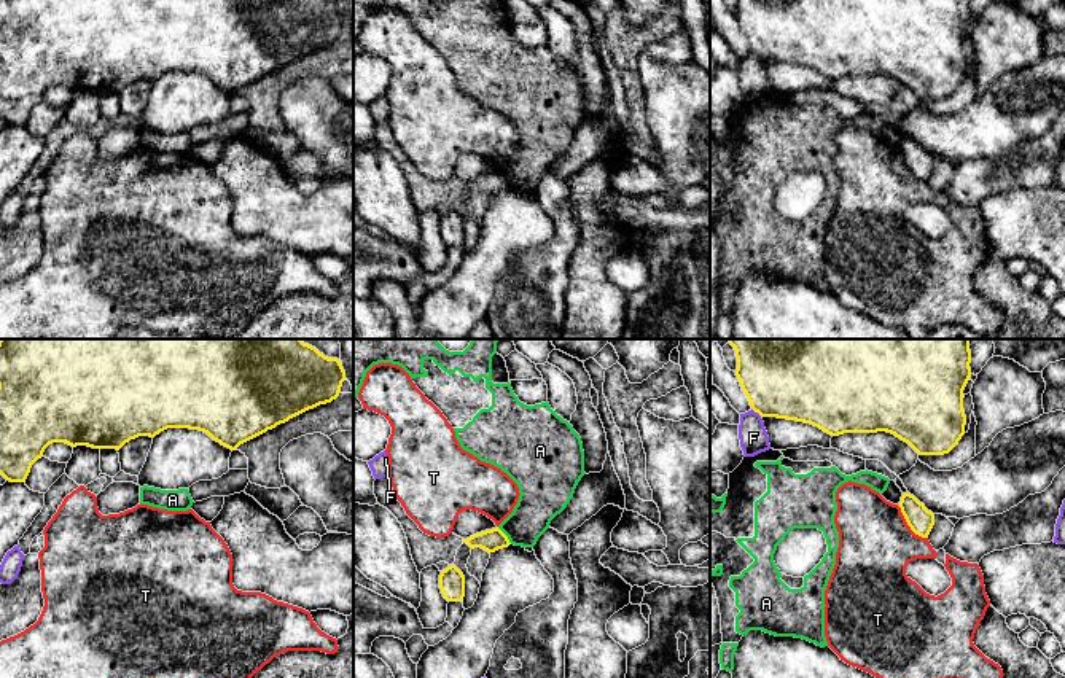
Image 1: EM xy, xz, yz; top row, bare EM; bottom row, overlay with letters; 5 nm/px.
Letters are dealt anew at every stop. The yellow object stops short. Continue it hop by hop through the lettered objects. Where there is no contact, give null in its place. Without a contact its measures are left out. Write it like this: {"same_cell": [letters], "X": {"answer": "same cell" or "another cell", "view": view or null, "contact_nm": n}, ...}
{"same_cell": [], "A": {"answer": "another cell", "view": "xz", "contact_nm": 120}, "F": {"answer": "another cell", "view": "yz", "contact_nm": 70}, "T": {"answer": "another cell", "view": "yz", "contact_nm": 220}}

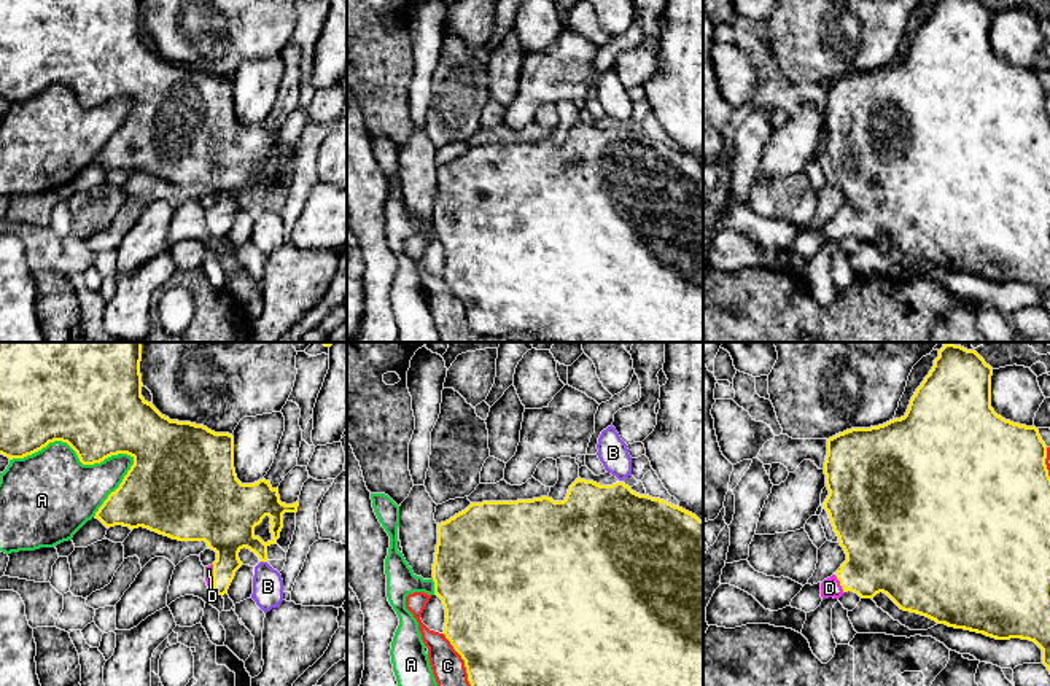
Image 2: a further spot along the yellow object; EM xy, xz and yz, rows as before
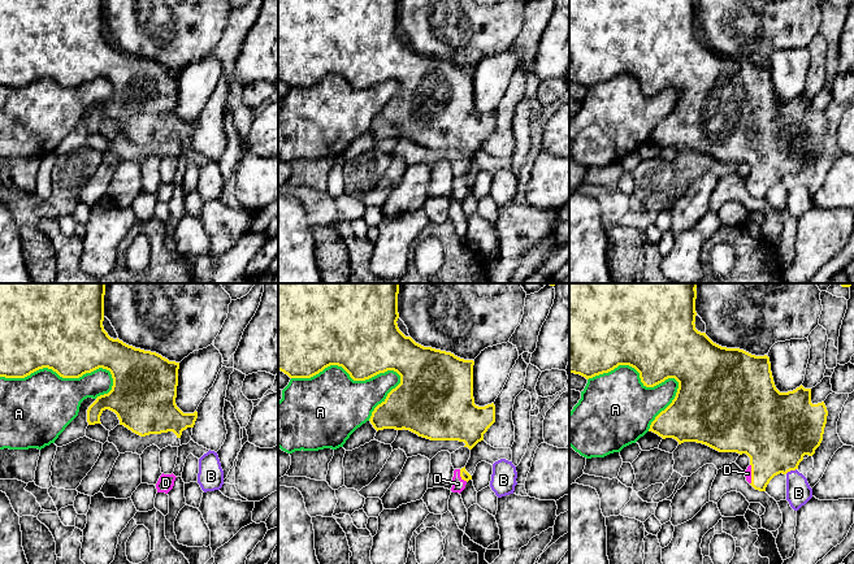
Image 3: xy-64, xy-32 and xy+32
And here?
{"same_cell": ["D"], "A": {"answer": "another cell", "view": "xy", "contact_nm": 650}, "B": {"answer": "another cell", "view": "xy", "contact_nm": 40}, "C": {"answer": "another cell", "view": "xz", "contact_nm": 300}, "D": {"answer": "same cell", "view": "xy", "contact_nm": 150}}

